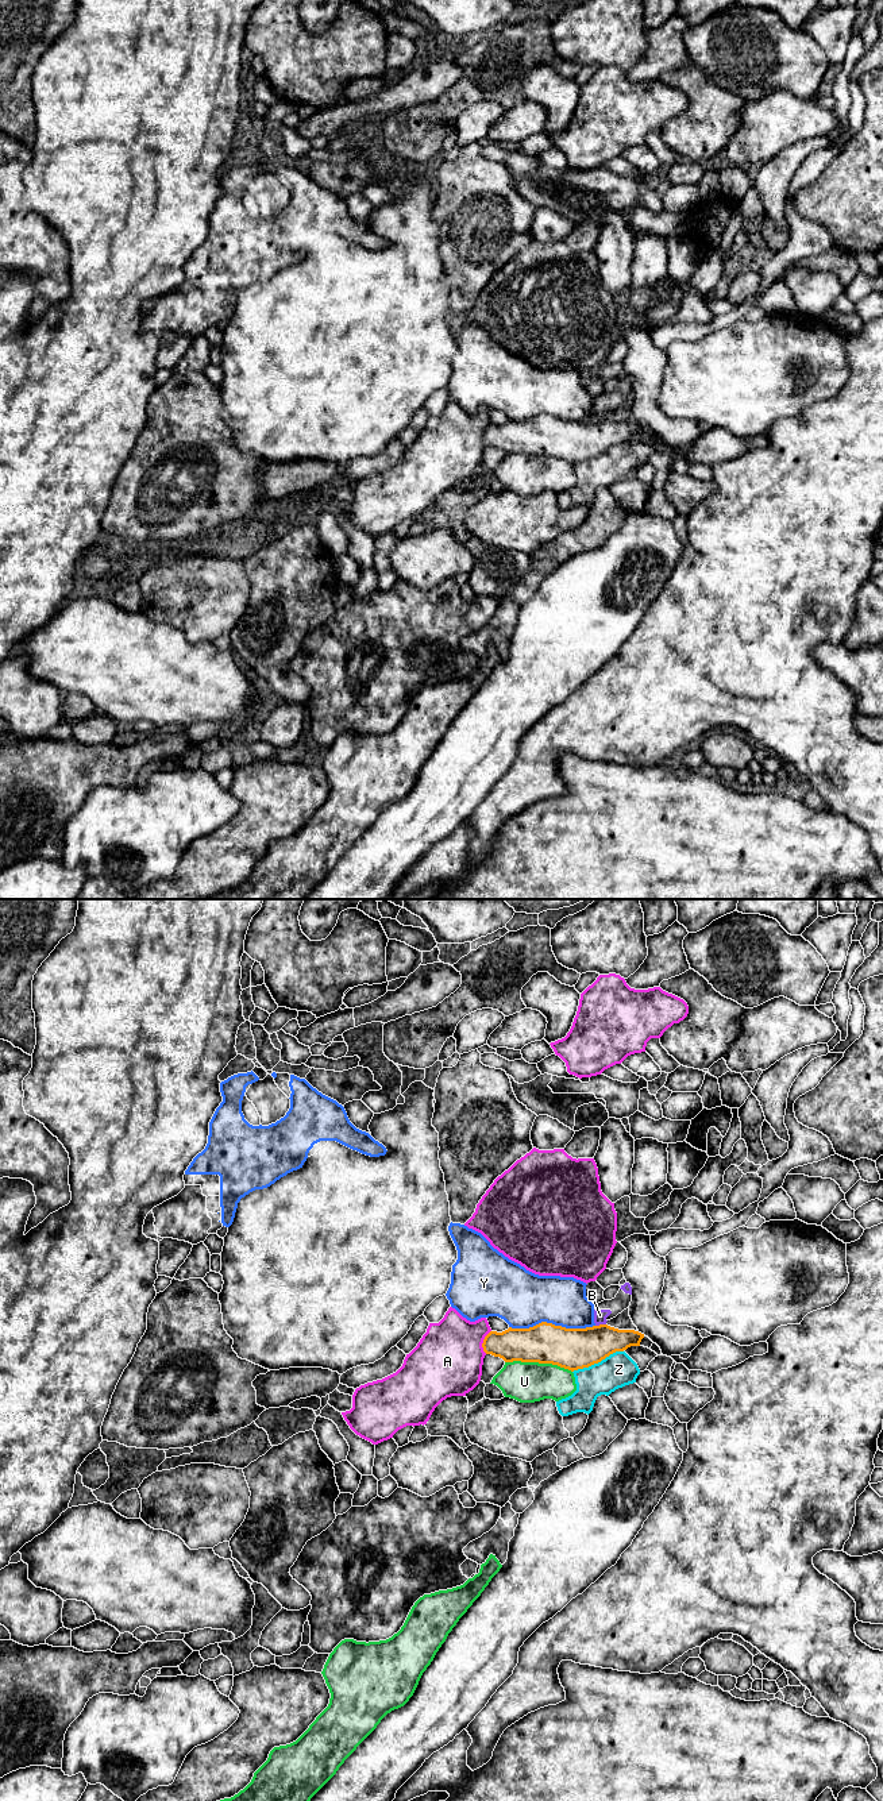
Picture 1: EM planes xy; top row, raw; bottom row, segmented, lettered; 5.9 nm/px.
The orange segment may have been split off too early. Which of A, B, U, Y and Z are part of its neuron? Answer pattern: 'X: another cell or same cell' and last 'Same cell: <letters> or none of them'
A: another cell
B: another cell
U: another cell
Y: another cell
Z: another cell
Same cell: none of them

